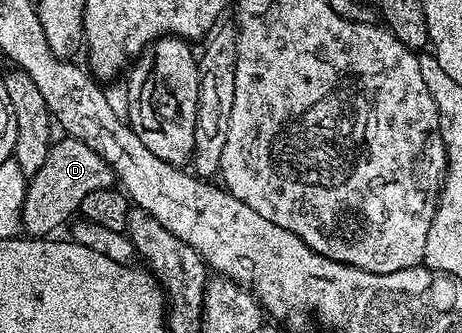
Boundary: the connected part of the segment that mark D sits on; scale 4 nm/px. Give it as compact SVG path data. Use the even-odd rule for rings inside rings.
M62 136L51 145L40 170L27 181L21 210L21 227L29 237L47 237L62 222L67 223L79 211L85 196L96 190L111 189L116 182L114 170L88 144L79 138Z

